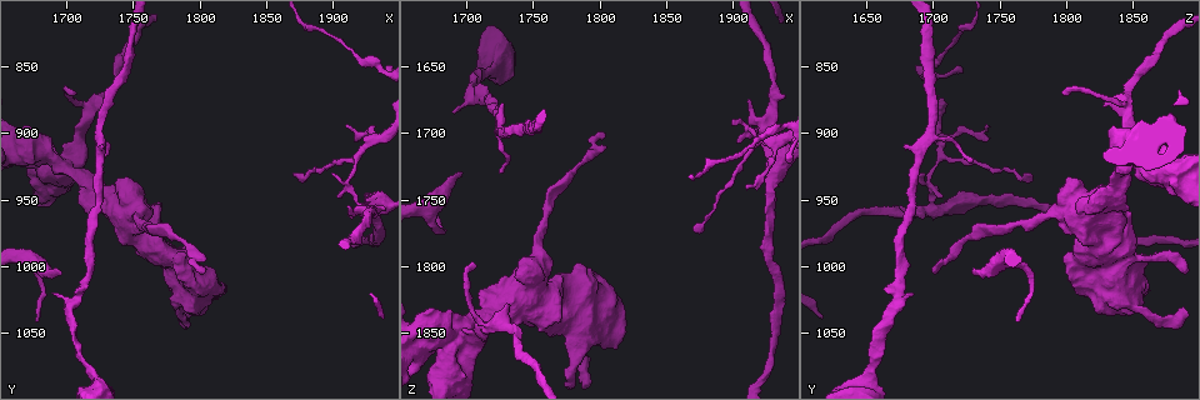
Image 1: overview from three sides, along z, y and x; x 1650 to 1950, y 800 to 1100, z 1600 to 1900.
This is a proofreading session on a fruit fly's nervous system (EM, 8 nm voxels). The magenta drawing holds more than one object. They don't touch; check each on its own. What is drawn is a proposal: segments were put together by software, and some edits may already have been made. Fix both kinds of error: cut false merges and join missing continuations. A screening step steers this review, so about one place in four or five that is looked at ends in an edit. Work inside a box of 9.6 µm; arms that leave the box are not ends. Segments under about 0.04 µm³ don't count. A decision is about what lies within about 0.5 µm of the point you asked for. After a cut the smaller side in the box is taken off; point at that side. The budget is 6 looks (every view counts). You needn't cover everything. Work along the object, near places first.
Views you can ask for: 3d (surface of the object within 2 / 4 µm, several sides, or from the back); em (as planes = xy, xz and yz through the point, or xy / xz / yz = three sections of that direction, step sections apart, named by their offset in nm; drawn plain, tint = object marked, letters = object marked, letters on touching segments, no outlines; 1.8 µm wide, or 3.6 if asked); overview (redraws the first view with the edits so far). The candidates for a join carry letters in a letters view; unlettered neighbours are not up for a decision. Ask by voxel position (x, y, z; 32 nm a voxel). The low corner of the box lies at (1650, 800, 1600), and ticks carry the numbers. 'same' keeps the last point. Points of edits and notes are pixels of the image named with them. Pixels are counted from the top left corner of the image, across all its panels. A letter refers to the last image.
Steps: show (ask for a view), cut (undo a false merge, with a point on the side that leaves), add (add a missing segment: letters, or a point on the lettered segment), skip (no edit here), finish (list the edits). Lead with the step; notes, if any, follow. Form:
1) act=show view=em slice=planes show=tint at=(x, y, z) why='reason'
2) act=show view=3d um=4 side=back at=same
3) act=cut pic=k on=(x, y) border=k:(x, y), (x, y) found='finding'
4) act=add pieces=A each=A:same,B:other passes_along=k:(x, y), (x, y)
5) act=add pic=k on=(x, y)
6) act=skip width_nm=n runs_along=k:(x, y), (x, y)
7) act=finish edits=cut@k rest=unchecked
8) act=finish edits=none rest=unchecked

act=show view=3d um=2 at=(1698, 926, 1850) why='a fork'

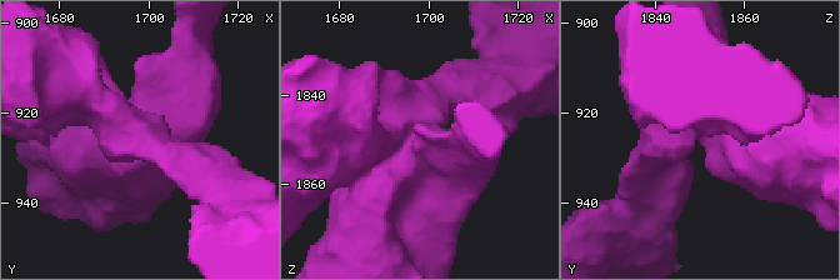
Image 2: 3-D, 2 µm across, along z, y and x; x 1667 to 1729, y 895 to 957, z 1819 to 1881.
act=show view=em slice=xy step=16 show=tint at=(1697, 923, 1850)

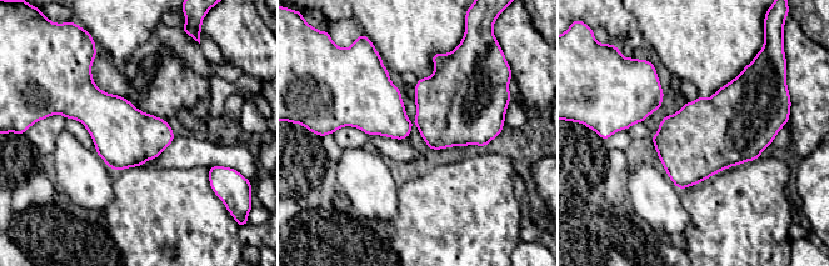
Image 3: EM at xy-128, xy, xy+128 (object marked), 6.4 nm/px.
act=show view=em slice=xy step=16 show=letters at=same why='see the neighbours'

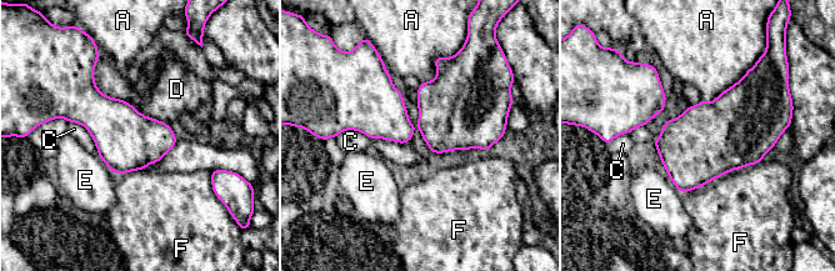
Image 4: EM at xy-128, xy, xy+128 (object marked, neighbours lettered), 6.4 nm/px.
act=skip each=A:other,C:other,D:other,E:other,F:other border=4:(95, 64), (96, 88), (134, 106) found='all the same neuron'

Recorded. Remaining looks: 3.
act=show view=em slice=planes show=letters at=(1870, 930, 1772) why='free end'

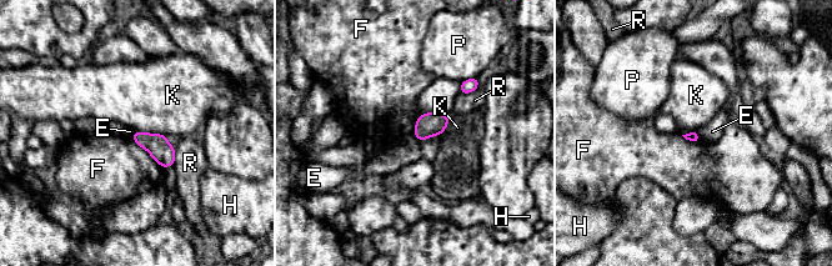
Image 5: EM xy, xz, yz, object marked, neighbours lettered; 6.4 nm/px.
act=skip each=E:other,F:other,H:other,K:other,P:other,R:other border=5:(696, 131), (700, 140) found='none of them fits'

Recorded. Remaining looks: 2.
act=show view=3d um=4 at=(1698, 1006, 1730) why='an open end'

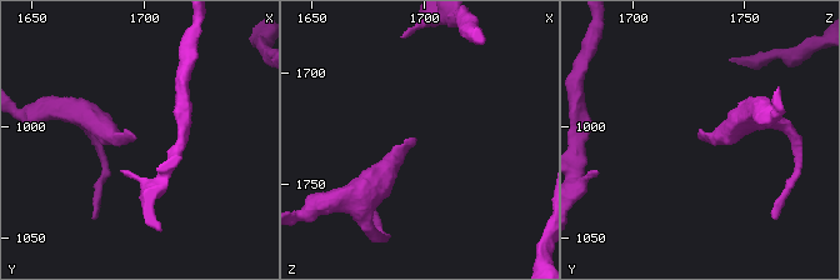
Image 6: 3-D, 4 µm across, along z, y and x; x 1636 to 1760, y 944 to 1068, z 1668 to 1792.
act=show view=em slice=planes show=letters at=(1695, 1005, 1730)

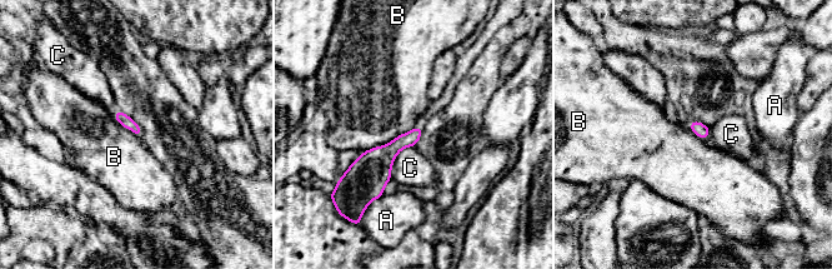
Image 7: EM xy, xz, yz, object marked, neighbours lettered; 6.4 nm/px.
act=skip each=A:other,B:other,C:other found='no lettered segment goes on from it'

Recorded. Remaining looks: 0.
act=finish edits=none rest=unchecked

